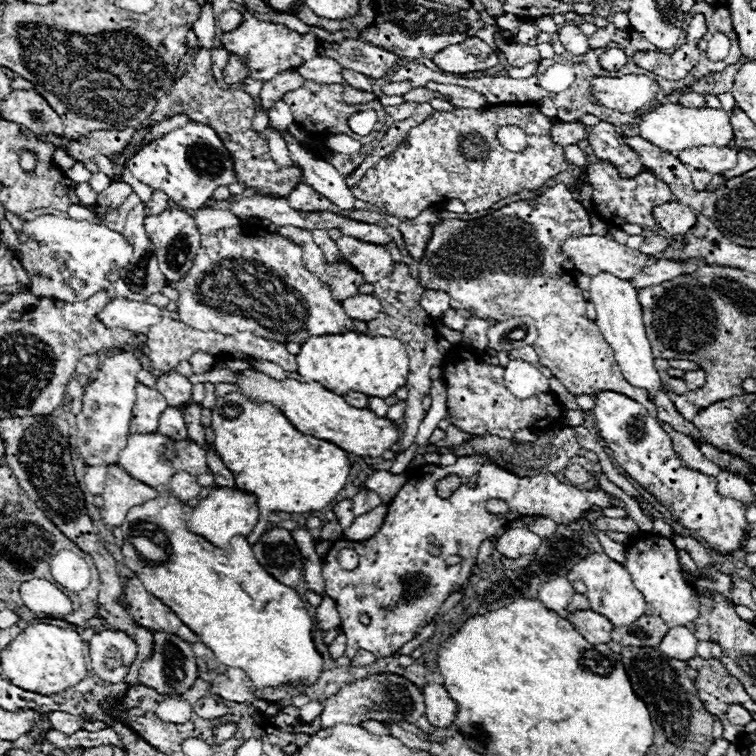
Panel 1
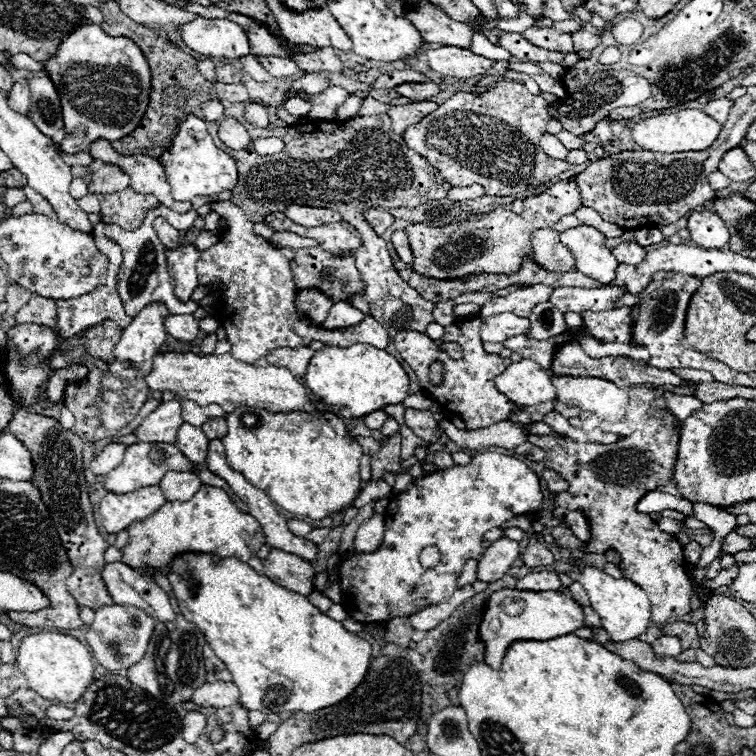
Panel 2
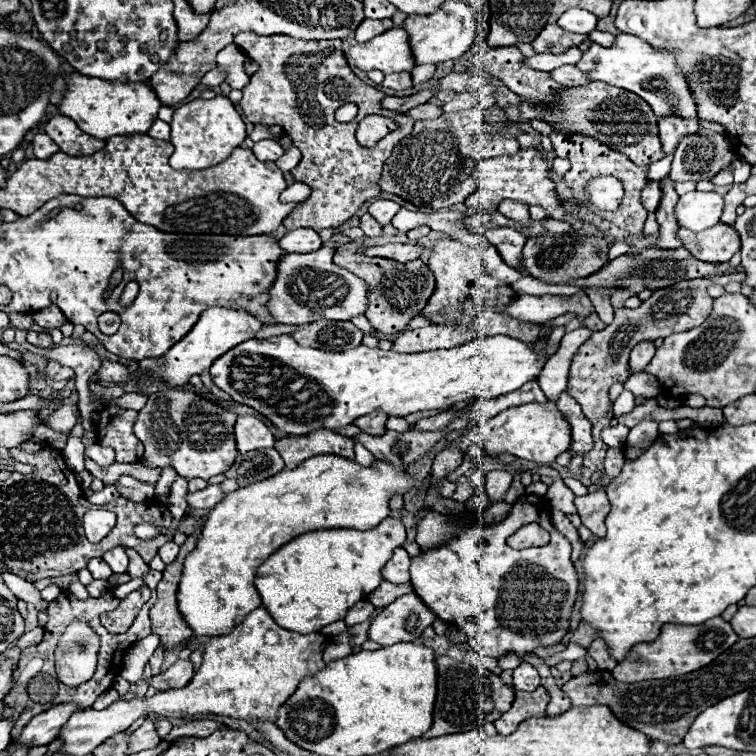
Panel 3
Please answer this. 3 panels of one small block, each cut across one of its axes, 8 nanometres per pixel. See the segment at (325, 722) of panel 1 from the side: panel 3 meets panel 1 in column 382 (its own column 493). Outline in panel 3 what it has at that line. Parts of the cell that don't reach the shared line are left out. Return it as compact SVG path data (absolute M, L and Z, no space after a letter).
M436 656L438 670L437 694L432 728L422 738L438 738L444 734L460 734L478 730L484 722L494 722L506 712L514 700L514 690L506 686L500 676L486 668L470 666L448 656Z

